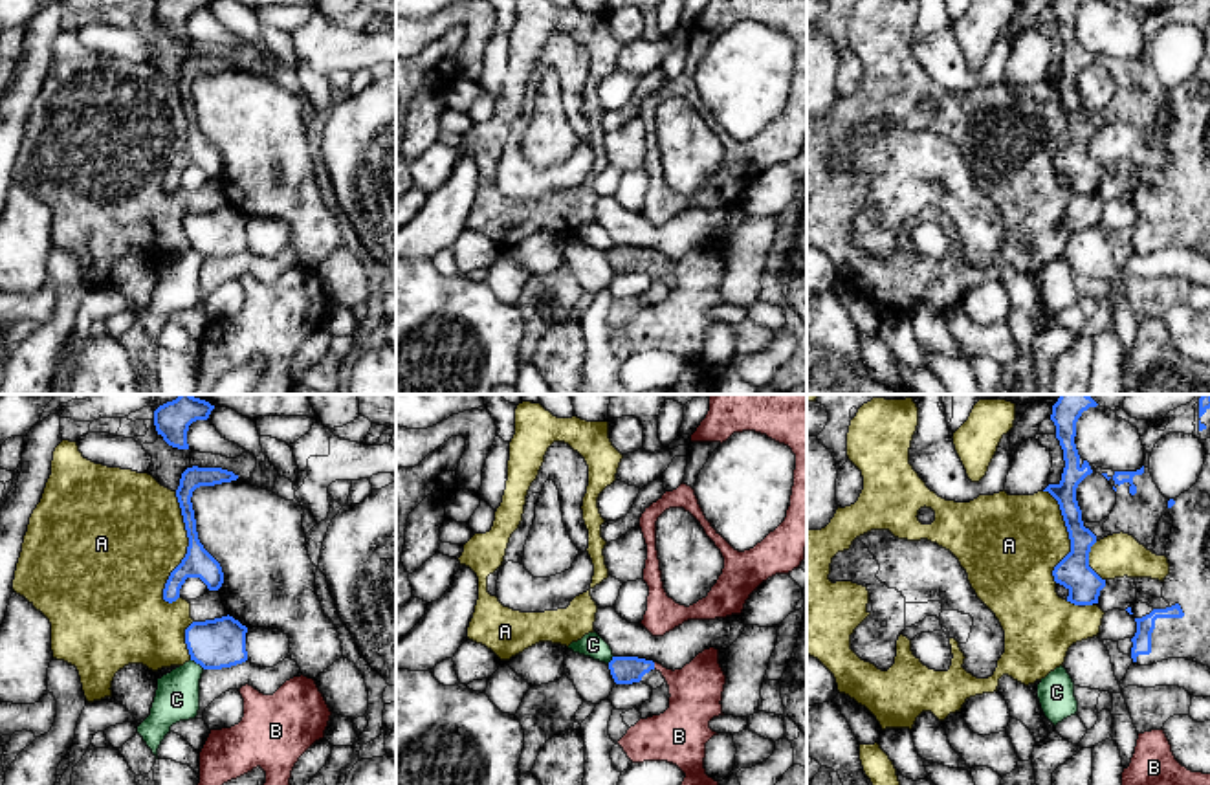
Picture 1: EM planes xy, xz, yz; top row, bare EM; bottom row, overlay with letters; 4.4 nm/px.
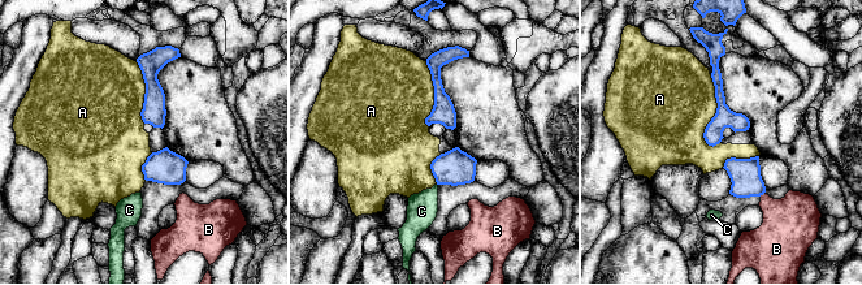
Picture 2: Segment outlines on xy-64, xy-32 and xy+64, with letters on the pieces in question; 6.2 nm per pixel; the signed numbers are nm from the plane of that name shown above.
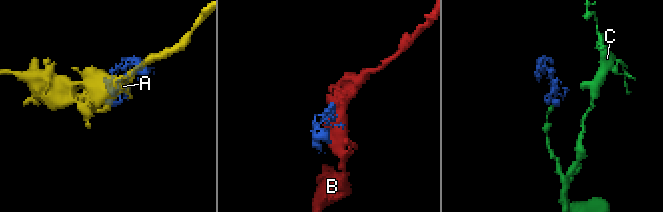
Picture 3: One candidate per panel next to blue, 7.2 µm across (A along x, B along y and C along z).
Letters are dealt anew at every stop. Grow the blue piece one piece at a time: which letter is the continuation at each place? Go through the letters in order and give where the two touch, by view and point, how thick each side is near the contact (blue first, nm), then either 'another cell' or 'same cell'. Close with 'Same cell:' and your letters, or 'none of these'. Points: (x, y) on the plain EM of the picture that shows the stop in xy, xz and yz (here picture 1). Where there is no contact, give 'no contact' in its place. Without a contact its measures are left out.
A: xy (187, 138) | 130/460 nm | another cell
B: xz (653, 255) | 130/220 nm | another cell
C: xy (198, 252) | 220/190 nm | another cell
Same cell: none of these

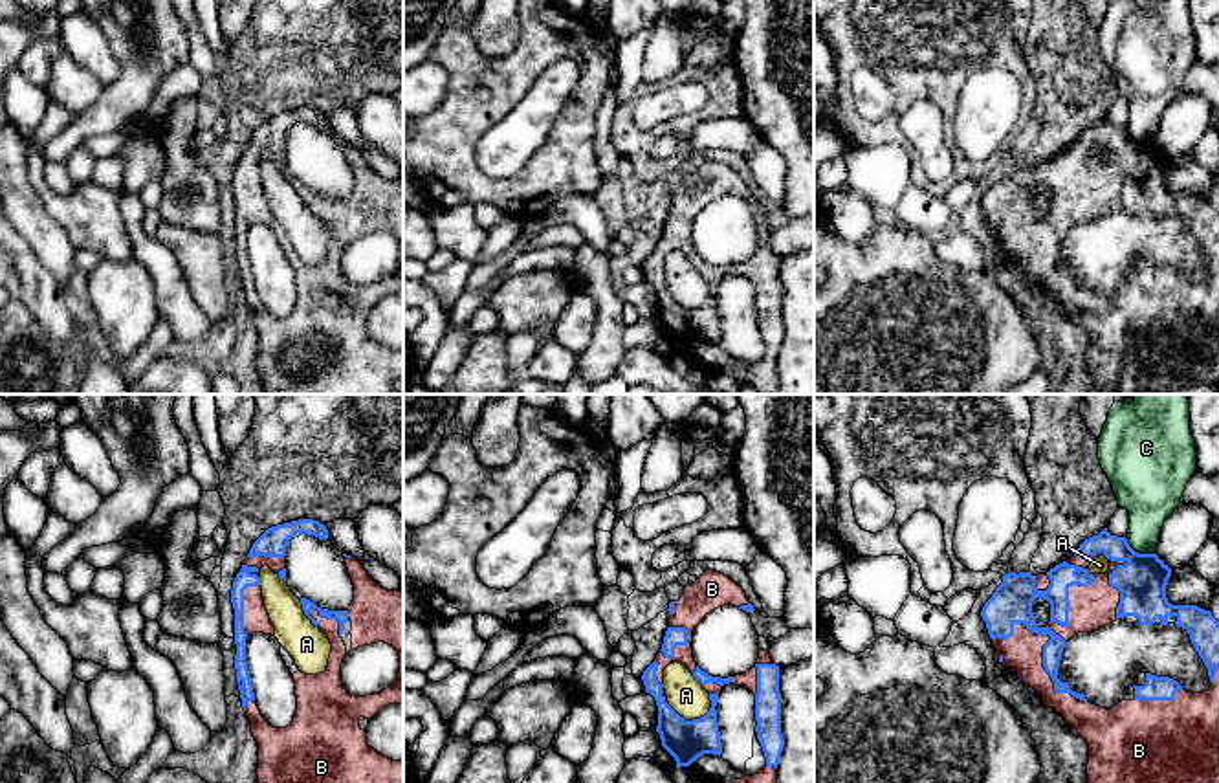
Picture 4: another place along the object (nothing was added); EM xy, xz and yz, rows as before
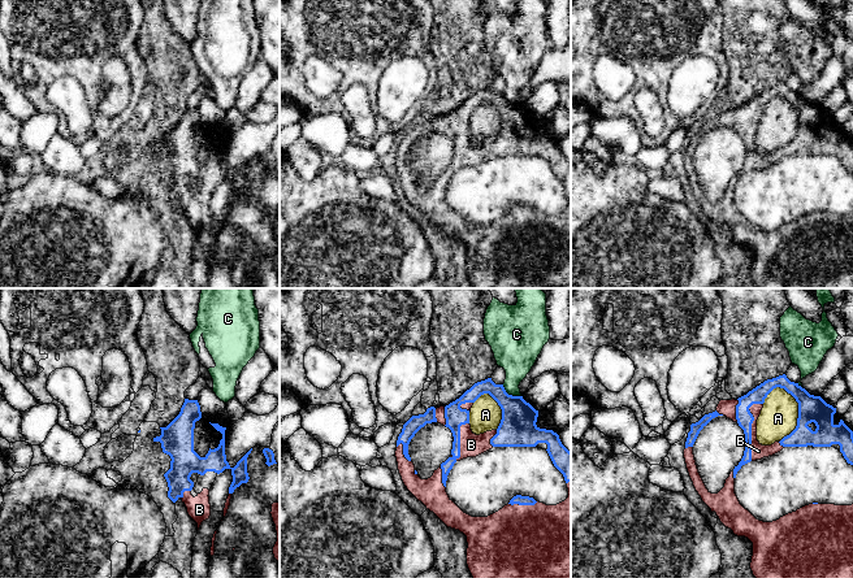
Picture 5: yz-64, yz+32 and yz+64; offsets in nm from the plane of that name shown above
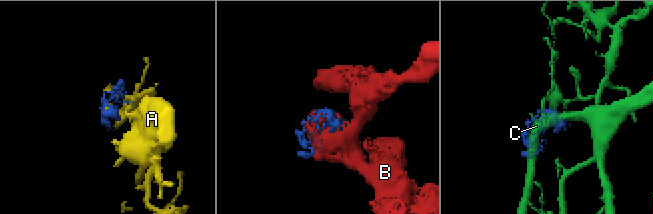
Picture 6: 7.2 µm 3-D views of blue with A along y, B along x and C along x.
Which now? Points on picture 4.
A: xz (693, 308) | 180/170 nm | another cell
B: yz (1043, 237) | 180/180 nm | same cell
C: yz (1137, 142) | 220/240 nm | another cell
Same cell: B

